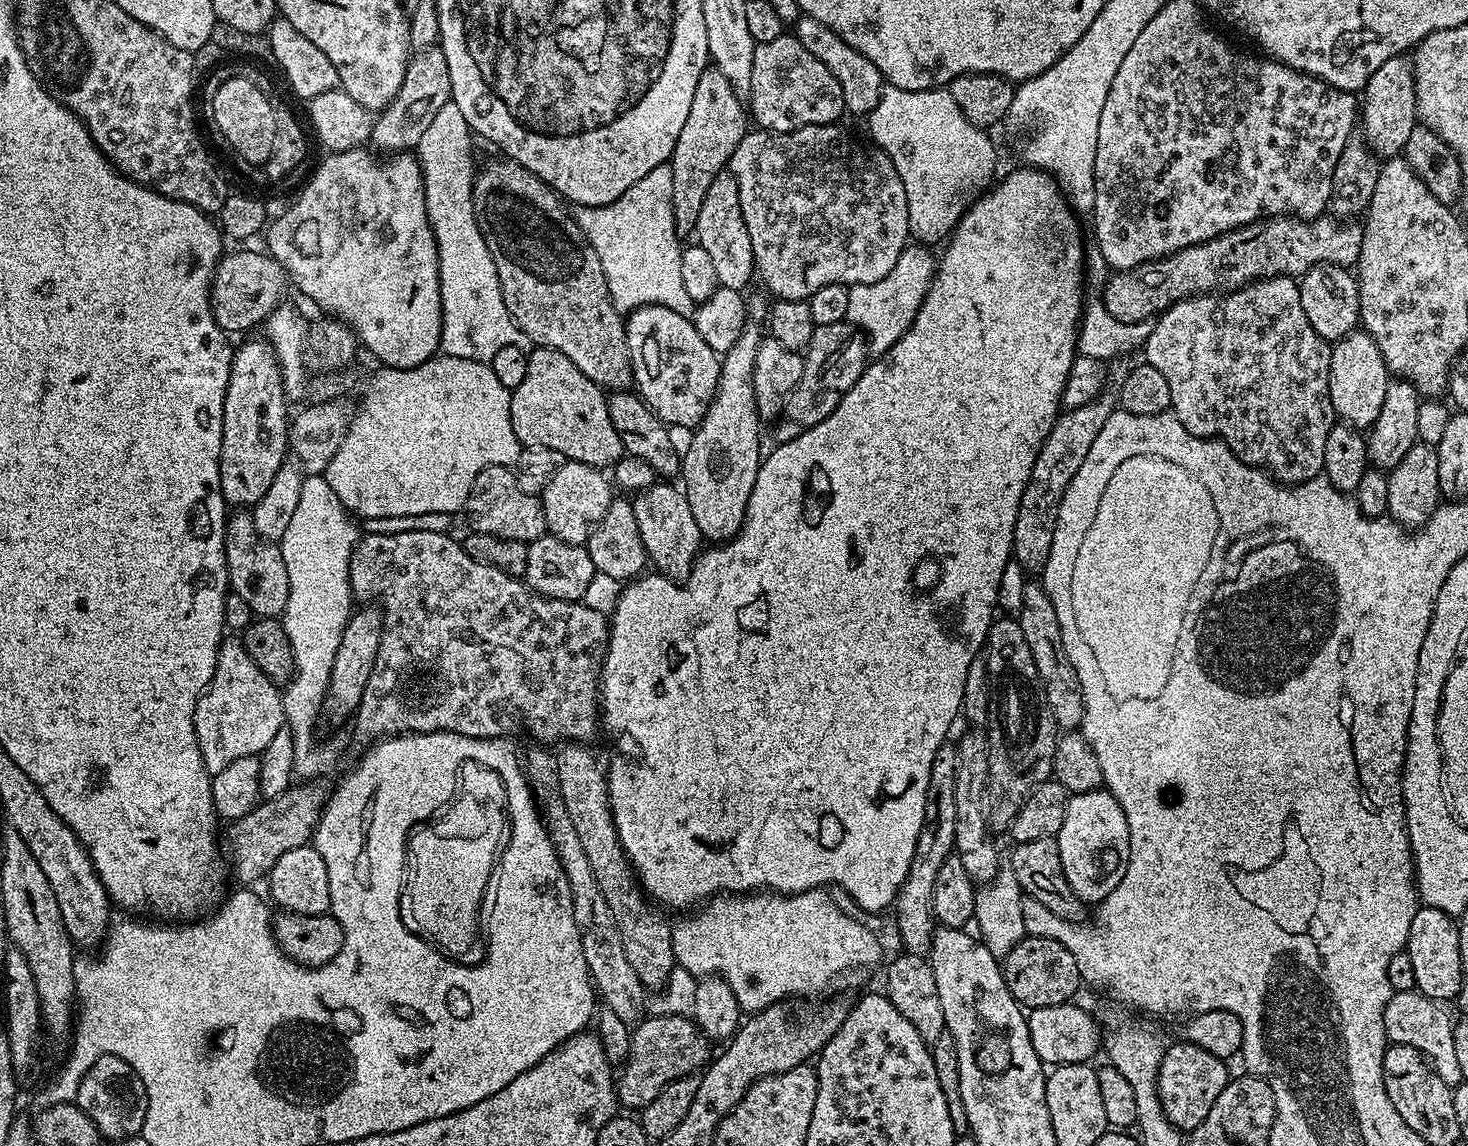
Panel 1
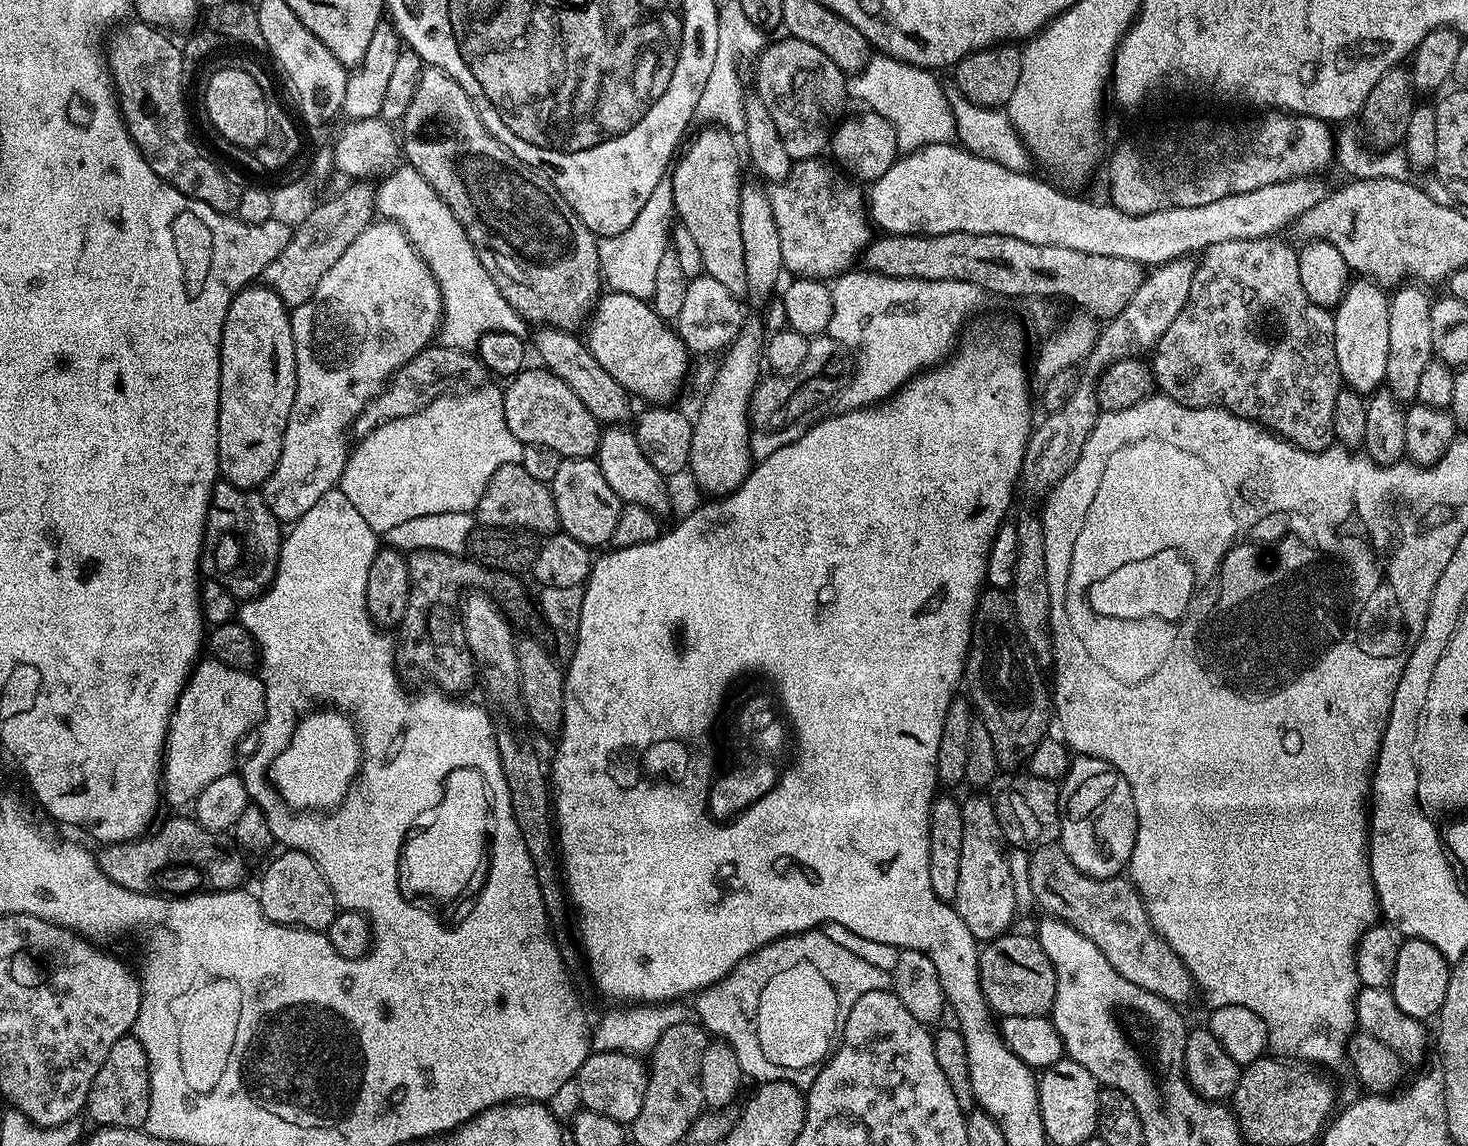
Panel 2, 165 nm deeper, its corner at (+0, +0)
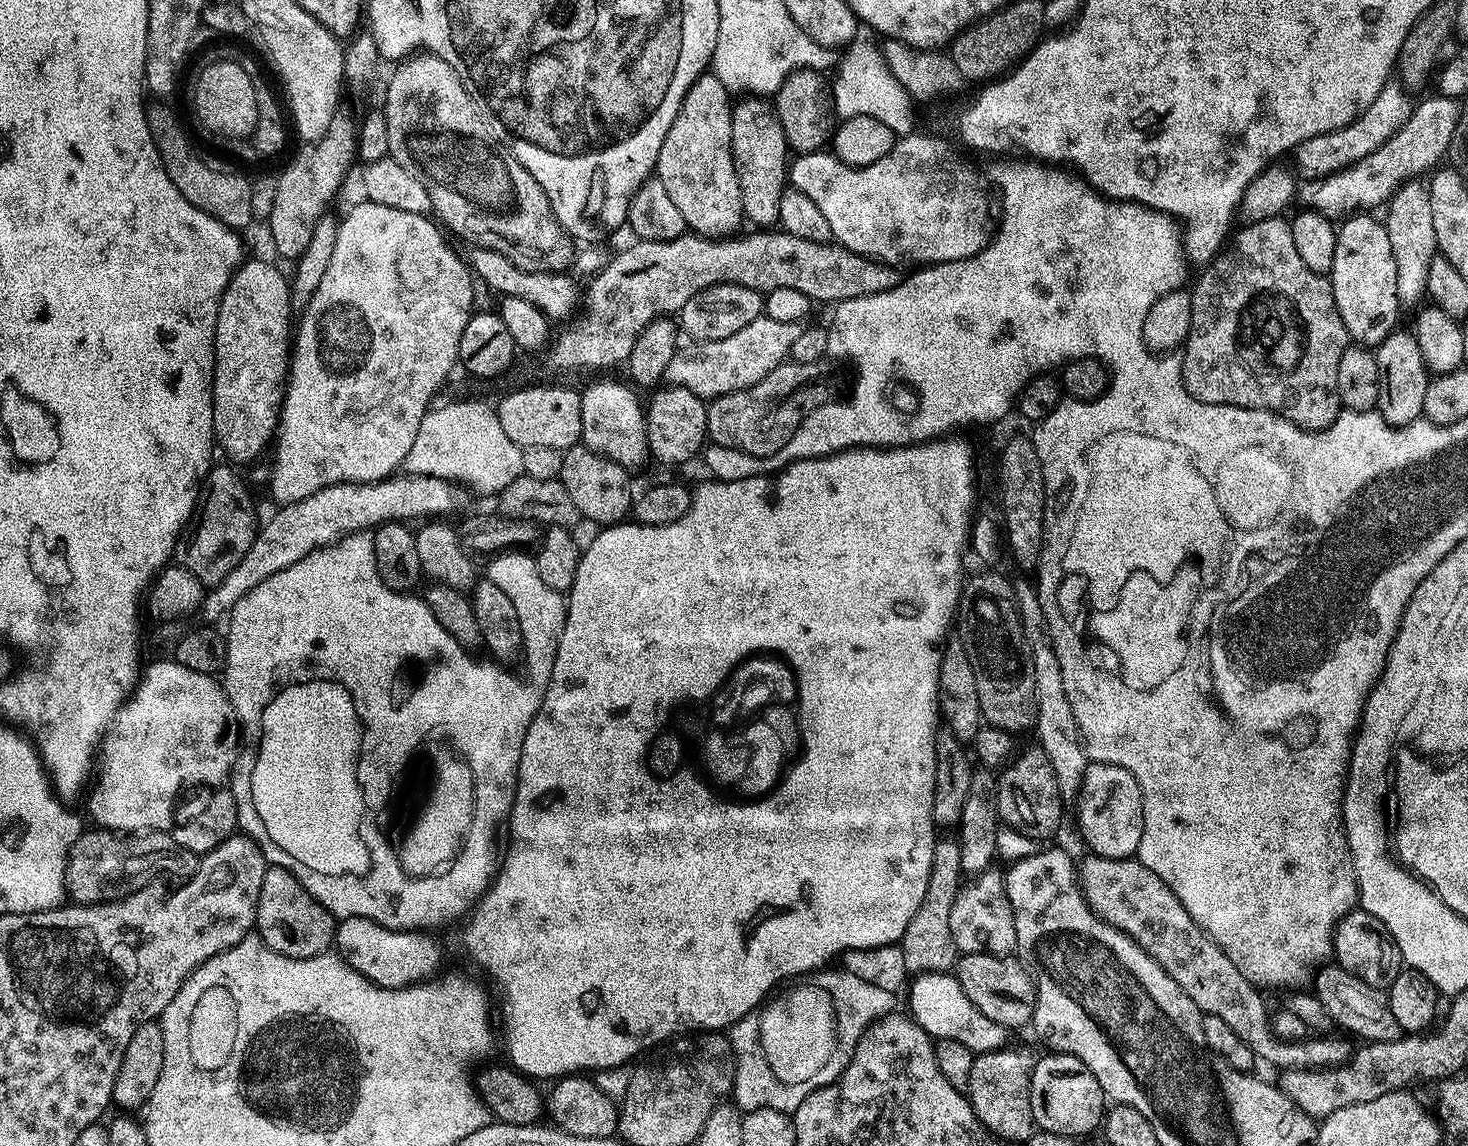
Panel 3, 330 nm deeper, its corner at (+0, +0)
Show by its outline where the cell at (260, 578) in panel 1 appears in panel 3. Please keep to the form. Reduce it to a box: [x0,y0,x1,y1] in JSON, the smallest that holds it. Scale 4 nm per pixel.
[174,463,258,586]

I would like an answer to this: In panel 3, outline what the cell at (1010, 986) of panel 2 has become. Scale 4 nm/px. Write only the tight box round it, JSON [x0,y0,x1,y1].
[954,953,1036,1030]

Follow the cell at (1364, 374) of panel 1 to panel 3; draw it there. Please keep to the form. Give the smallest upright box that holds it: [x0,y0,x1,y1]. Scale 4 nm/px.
[1330,214,1402,346]

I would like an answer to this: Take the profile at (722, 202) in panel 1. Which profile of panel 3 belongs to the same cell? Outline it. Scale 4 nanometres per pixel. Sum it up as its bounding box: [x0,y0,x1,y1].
[654,74,742,238]

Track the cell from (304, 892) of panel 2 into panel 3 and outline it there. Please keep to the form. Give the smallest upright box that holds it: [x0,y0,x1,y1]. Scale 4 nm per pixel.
[254,867,337,960]

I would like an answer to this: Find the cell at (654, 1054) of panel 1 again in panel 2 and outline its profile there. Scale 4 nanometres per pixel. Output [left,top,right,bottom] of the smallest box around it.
[574,1052,648,1126]

